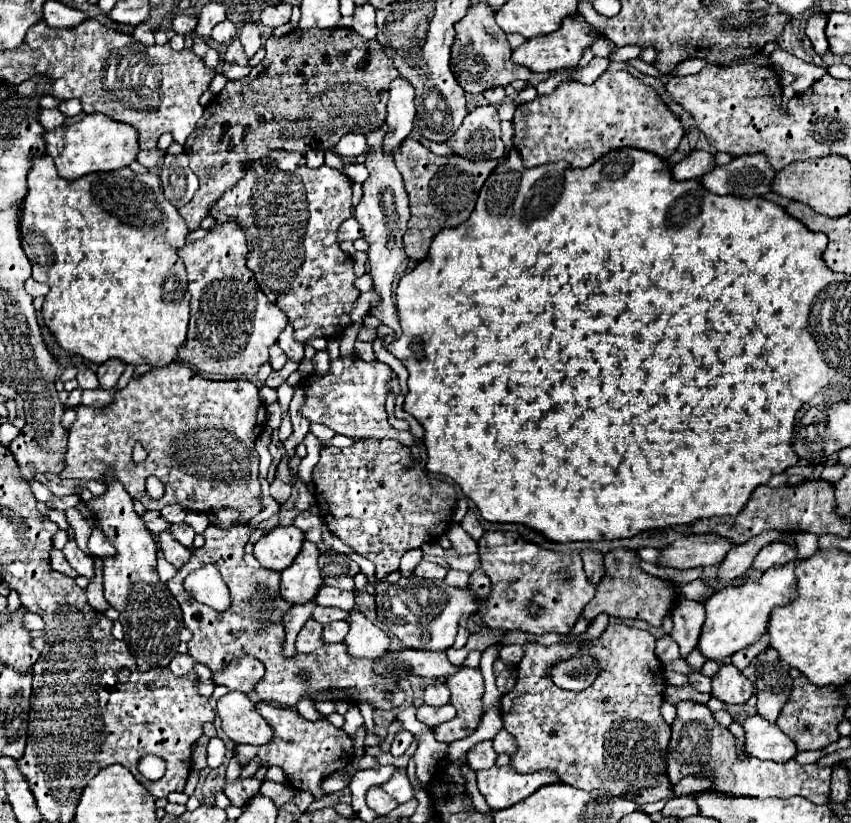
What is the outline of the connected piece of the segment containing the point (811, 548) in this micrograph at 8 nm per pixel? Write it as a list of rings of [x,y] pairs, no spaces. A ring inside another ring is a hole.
[[[798,532],[795,535],[795,543],[798,549],[797,559],[804,560],[818,550],[819,536],[808,532]]]

